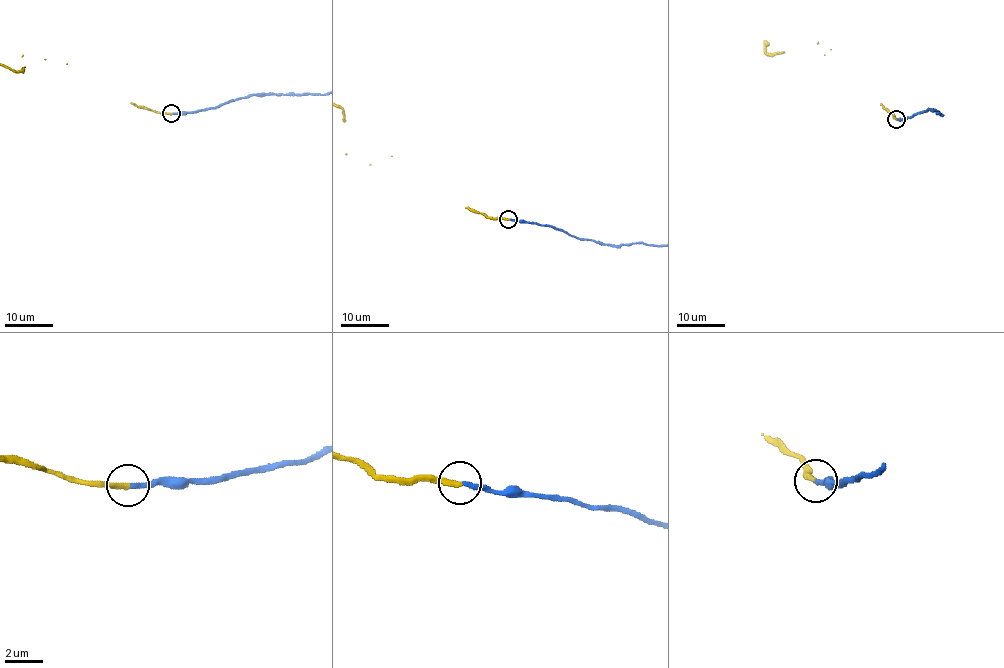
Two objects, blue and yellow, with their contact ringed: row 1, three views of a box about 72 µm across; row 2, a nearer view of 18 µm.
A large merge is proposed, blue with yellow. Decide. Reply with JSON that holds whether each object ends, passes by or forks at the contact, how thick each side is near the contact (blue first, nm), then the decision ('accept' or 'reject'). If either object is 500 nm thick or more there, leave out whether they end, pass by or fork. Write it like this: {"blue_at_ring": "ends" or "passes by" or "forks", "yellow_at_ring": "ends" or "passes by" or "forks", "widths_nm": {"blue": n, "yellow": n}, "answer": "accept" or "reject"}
{"blue_at_ring": "ends", "yellow_at_ring": "ends", "widths_nm": {"blue": 240, "yellow": 280}, "answer": "accept"}

